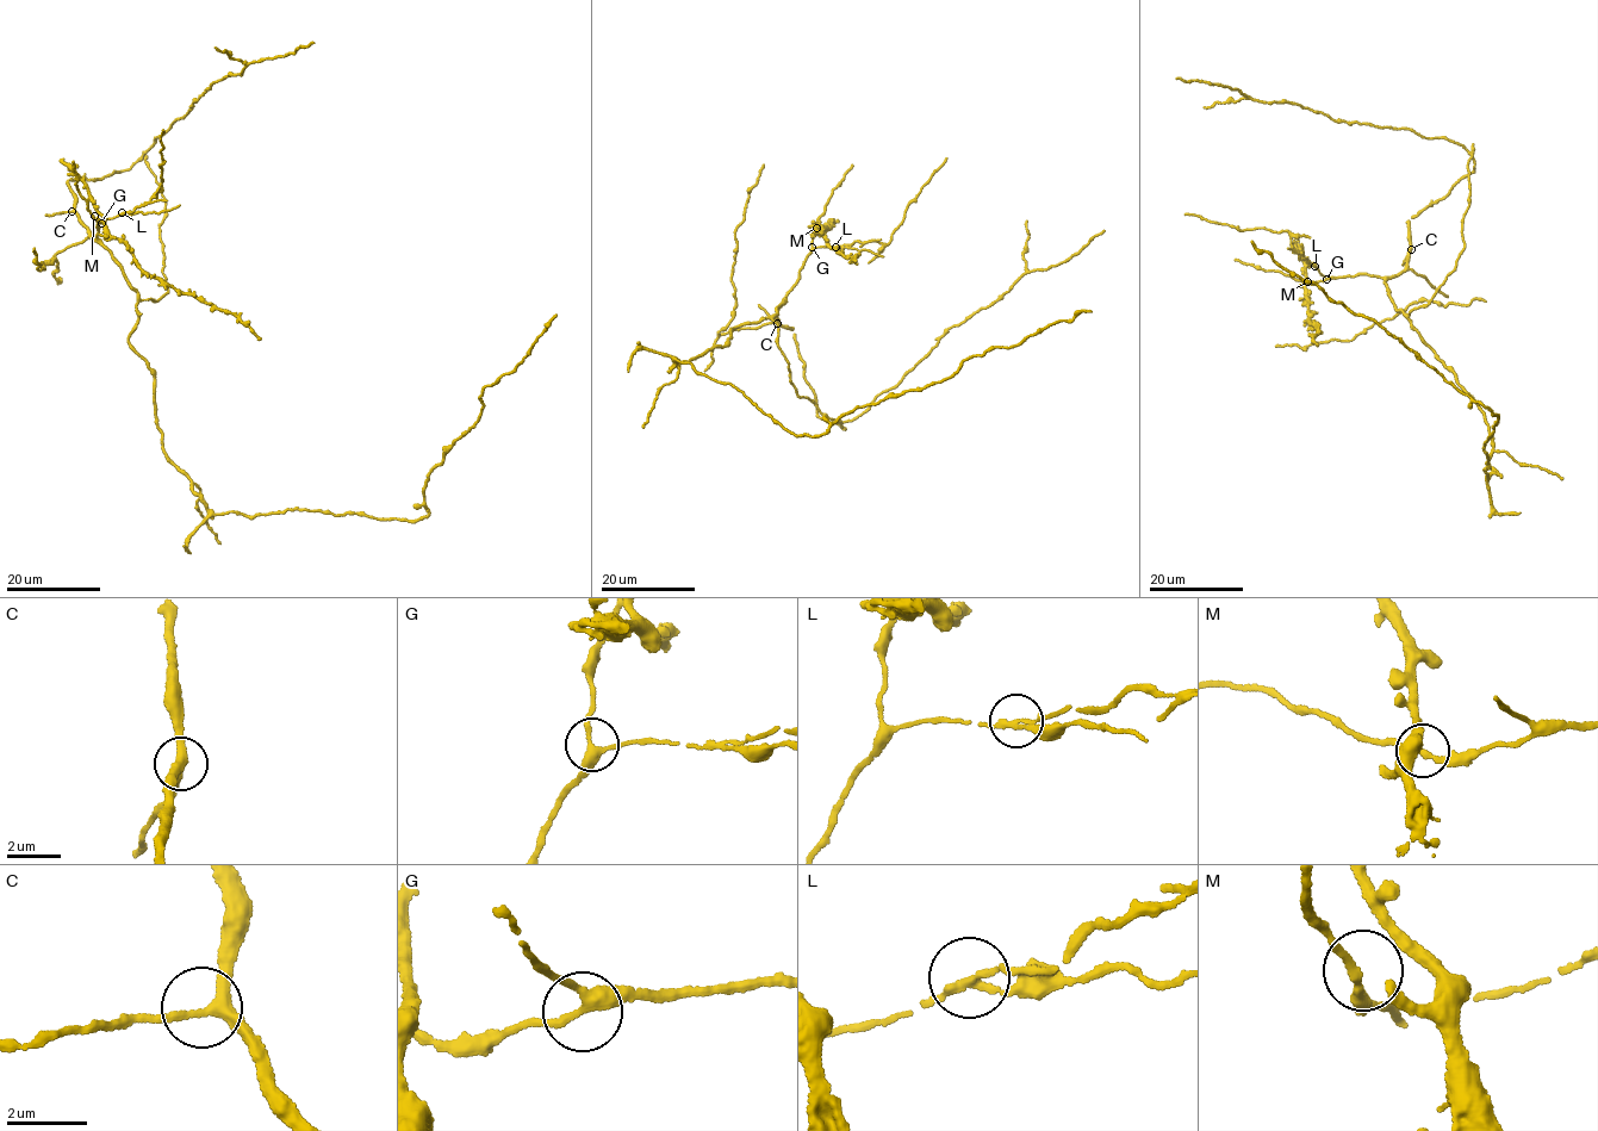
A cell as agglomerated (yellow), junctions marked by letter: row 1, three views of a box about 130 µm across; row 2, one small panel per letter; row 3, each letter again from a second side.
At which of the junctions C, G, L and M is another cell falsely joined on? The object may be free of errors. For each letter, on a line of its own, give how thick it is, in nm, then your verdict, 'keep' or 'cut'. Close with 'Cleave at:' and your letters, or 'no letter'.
C: 240 nm thick; keep
G: 280 nm thick; keep
L: 160 nm thick; cut
M: 160 nm thick; keep
Cleave at: L

